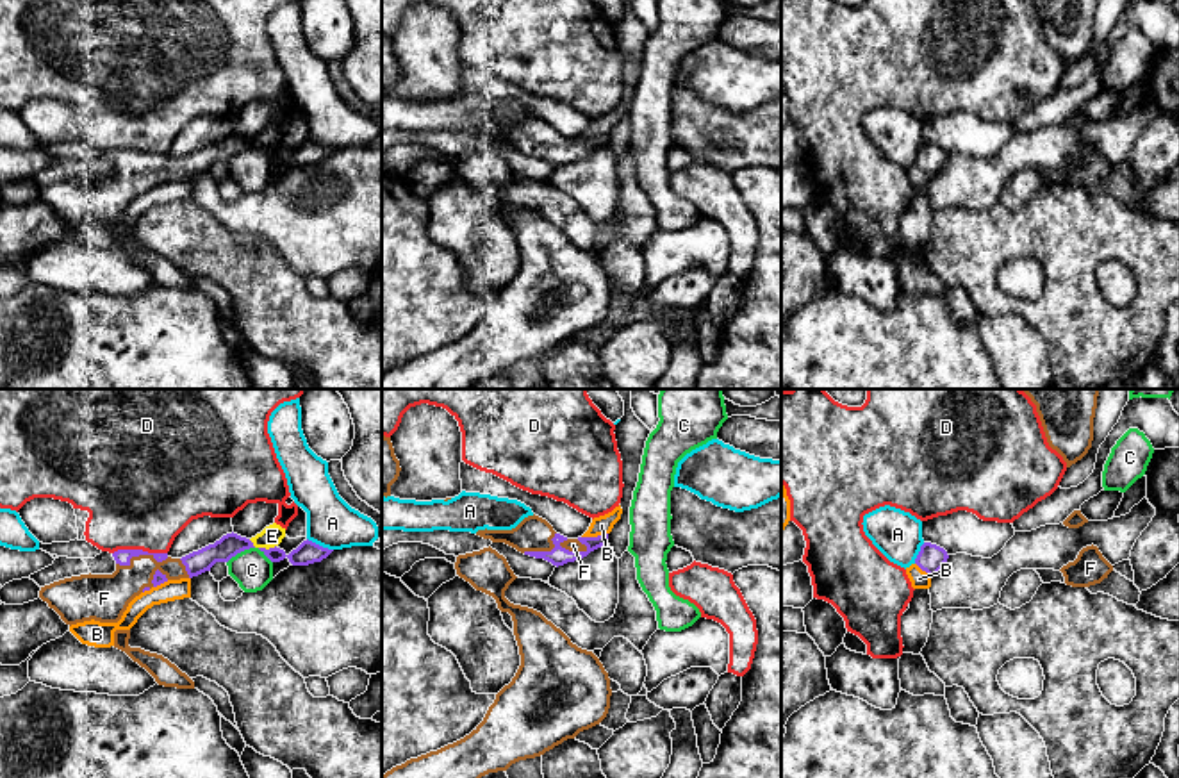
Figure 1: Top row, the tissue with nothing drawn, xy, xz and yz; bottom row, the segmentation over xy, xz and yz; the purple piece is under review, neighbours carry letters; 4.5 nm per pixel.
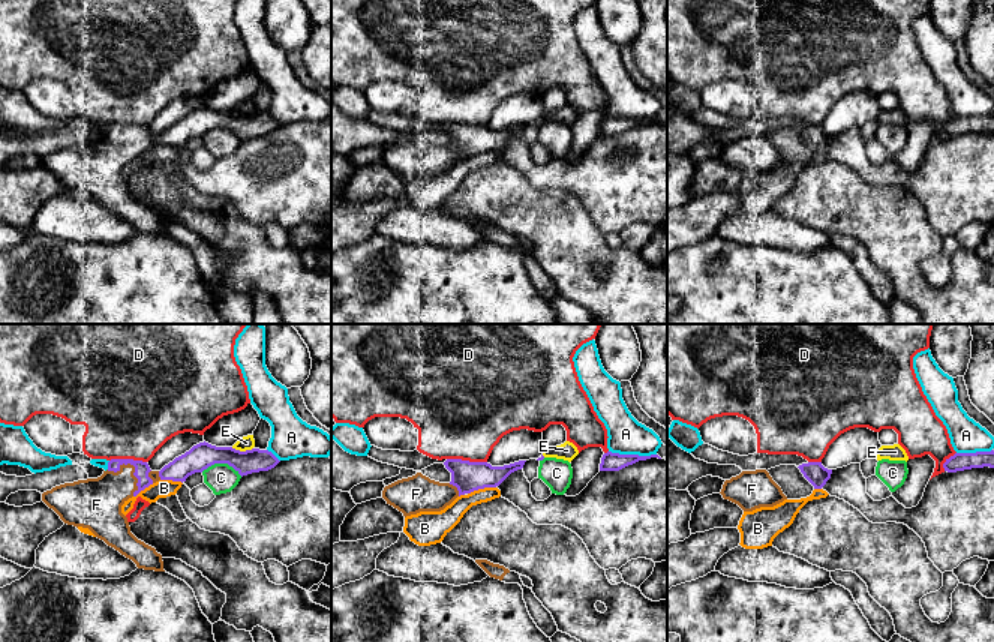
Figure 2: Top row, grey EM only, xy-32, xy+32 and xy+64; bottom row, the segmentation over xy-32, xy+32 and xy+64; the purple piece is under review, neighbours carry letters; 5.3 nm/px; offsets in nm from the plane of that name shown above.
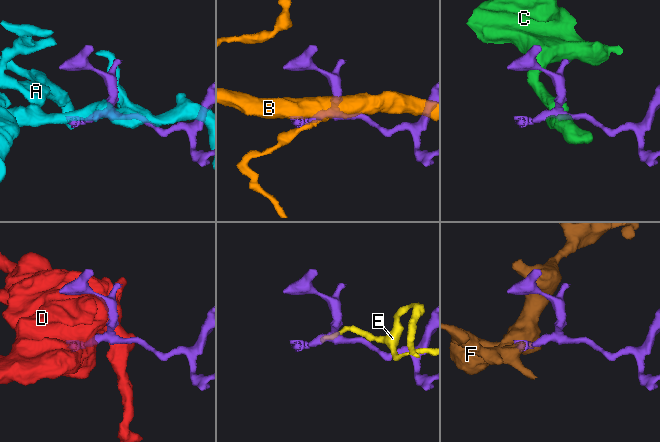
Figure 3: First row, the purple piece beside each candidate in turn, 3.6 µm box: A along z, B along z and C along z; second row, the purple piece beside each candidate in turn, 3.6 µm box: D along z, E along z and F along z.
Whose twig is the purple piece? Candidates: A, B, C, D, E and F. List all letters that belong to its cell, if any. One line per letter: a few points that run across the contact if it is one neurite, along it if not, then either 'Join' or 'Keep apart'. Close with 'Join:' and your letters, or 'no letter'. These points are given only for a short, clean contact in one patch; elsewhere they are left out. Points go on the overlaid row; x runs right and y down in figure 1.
A: Keep apart
B: Line: xz (607, 532), (596, 537), (582, 537). Keep apart
C: Keep apart
D: Keep apart
E: Keep apart
F: Line: xy (122, 557), (141, 554), (136, 566), (106, 596). Join
Join: F

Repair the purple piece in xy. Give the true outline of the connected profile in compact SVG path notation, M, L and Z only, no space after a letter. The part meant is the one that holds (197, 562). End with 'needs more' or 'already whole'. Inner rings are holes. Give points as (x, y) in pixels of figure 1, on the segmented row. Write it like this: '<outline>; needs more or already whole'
M227 534L214 544L182 559L143 550L118 550L112 553L112 575L80 575L41 587L39 598L54 608L66 625L84 621L118 623L128 603L144 591L168 580L193 578L216 562L228 562L237 553L255 548L237 534Z; needs more

